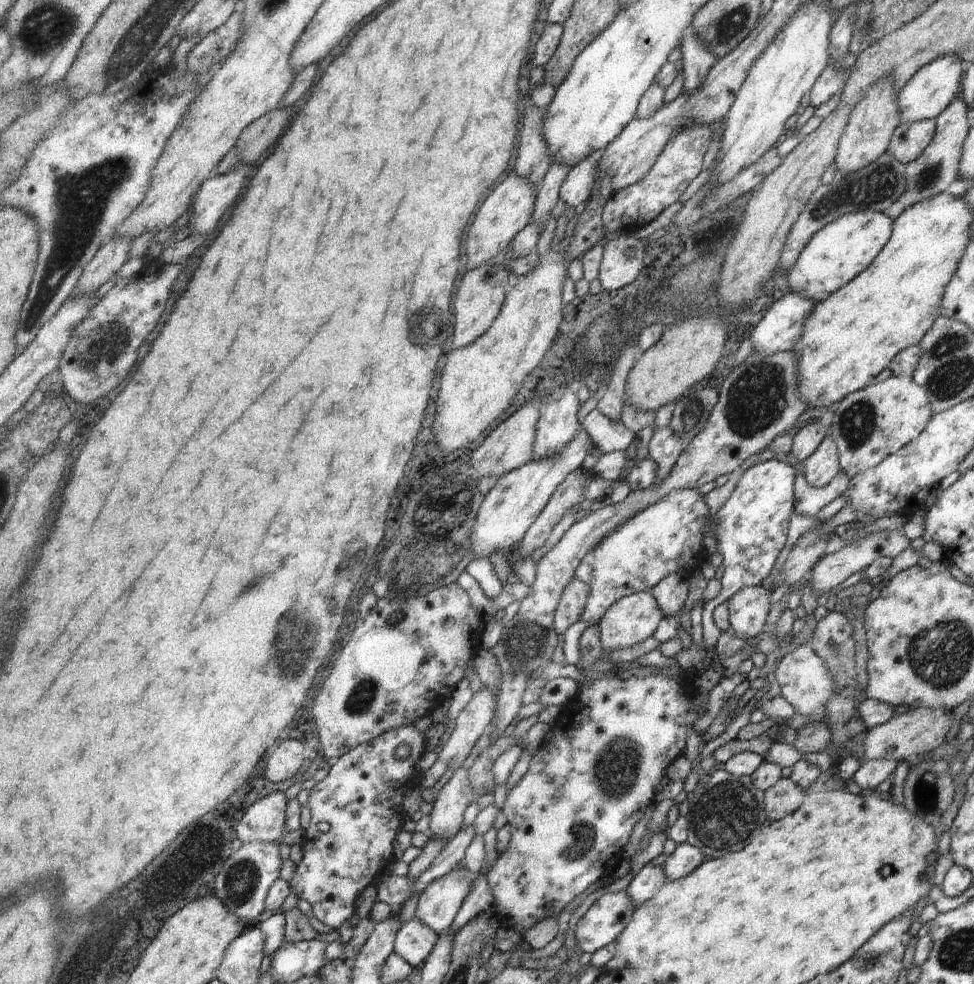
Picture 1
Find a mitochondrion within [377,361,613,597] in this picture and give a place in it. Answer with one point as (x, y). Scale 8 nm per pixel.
(485, 381)

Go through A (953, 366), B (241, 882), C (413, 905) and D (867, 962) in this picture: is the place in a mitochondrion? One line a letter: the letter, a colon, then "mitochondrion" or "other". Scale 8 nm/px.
A: mitochondrion
B: mitochondrion
C: other
D: mitochondrion

